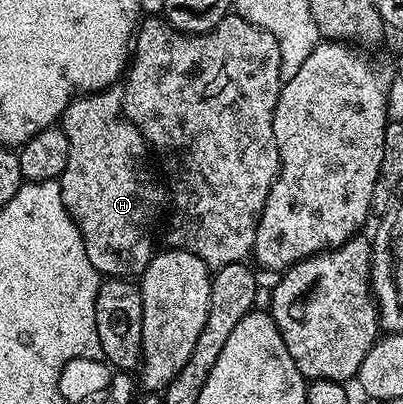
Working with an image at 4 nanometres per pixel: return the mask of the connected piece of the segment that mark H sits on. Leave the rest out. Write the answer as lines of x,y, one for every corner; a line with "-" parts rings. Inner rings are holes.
117,86
107,87
104,91
93,91
90,95
80,95
77,99
74,99
71,101
69,105
66,106
66,111
62,114
62,118
60,120
60,126
65,133
65,135
68,137
68,145
70,148
68,149
68,165
64,169
64,173
60,177
60,182
62,185
62,200
64,201
64,205
66,206
66,212
70,214
74,218
74,223
77,225
77,227
80,229
80,233
82,234
82,240
84,241
84,249
88,253
88,261
92,261
92,265
95,269
97,269
99,276
102,277
138,277
141,276
142,270
145,269
146,264
150,262
150,259
153,255
156,254
156,246
154,247
154,239
152,236
150,236
150,230
154,227
154,222
158,219
158,214
162,211
162,206
167,206
168,203
168,191
167,188
164,186
163,180
160,178
158,180
158,175
156,172
154,172
154,167
152,164
150,164
150,159
152,160
152,151
151,148
148,146
146,142
146,138
142,135
142,132
138,130
137,127
133,127
128,120
126,120
126,116
122,114
122,91
119,90

